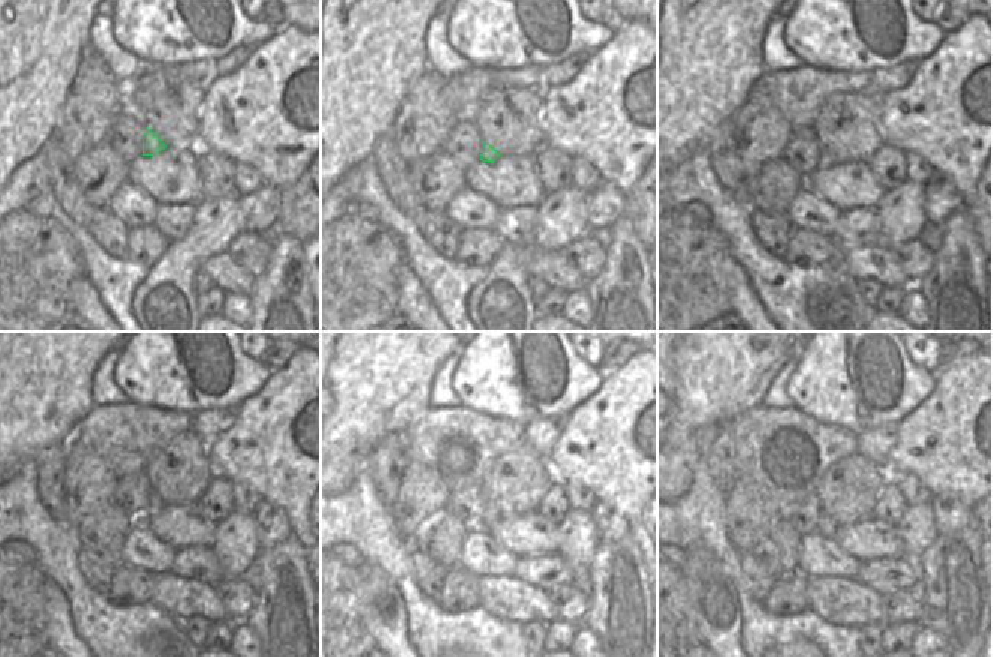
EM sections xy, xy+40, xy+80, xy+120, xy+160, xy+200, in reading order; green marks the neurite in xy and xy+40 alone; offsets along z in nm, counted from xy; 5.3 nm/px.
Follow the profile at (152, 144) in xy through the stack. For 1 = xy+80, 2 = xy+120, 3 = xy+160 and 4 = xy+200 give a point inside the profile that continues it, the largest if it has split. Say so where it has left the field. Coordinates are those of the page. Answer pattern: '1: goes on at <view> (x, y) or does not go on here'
1: goes on at xy+80 (825, 161)
2: goes on at xy+120 (155, 504)
3: goes on at xy+160 (491, 516)
4: goes on at xy+200 (827, 528)

